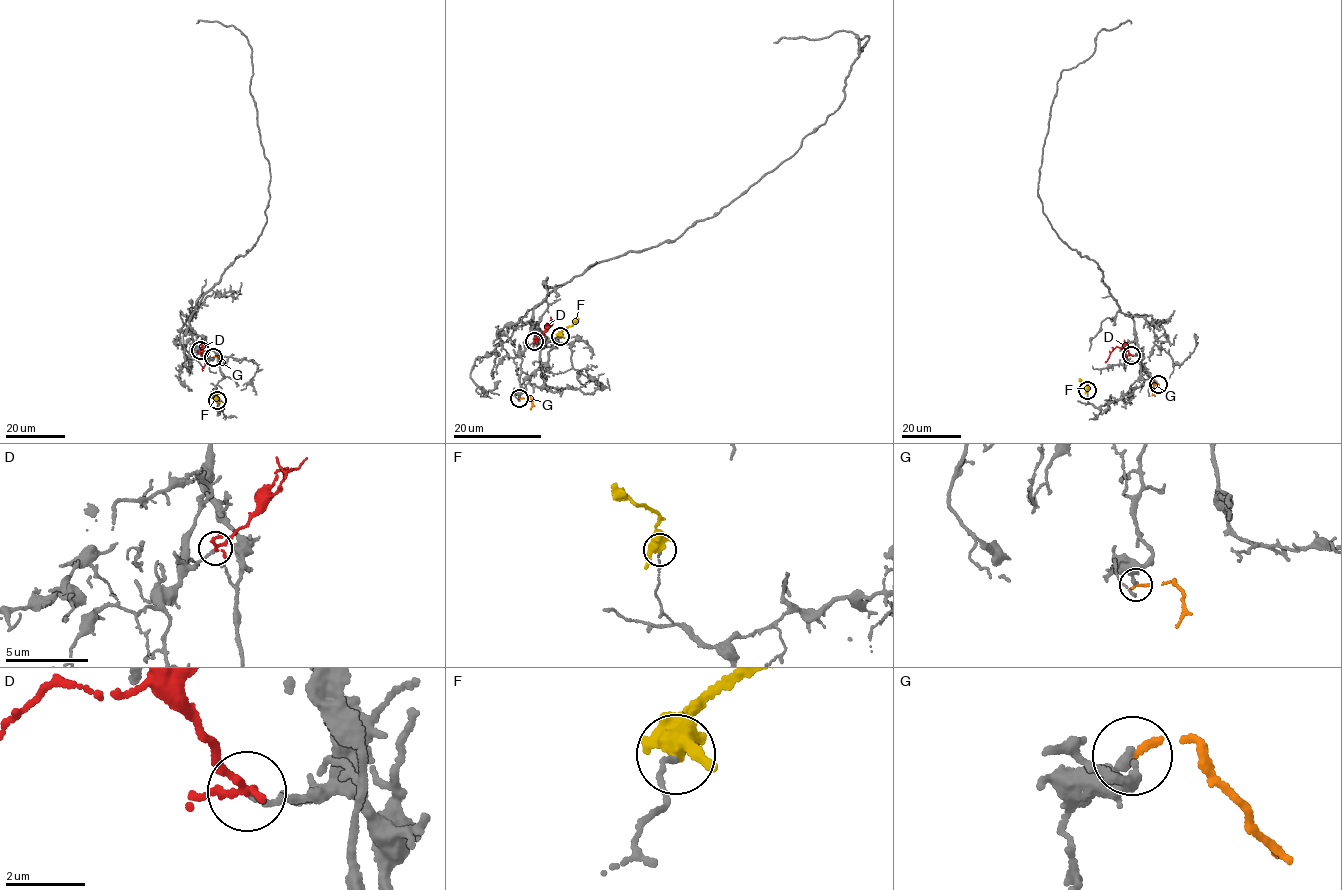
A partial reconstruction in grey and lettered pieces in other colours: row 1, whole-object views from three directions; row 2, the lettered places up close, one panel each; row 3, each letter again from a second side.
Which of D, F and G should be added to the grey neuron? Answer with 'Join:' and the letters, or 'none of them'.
Join: D

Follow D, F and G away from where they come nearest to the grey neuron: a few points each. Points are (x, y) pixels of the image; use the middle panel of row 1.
D: (534, 341), (554, 320), (546, 324)
F: (560, 336), (578, 317)
G: (519, 398), (529, 397), (532, 401), (531, 409)

